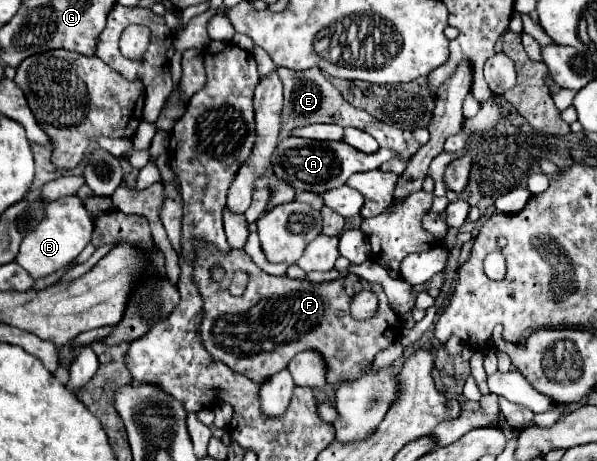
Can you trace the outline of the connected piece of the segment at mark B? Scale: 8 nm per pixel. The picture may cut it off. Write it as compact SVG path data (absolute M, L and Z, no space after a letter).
M76 195L58 199L58 201L50 203L48 207L44 207L44 219L36 225L34 231L30 231L22 239L20 253L16 255L16 263L20 267L24 267L34 279L46 277L62 267L68 267L90 243L92 227L94 225L90 221L86 209L82 207L82 201Z

